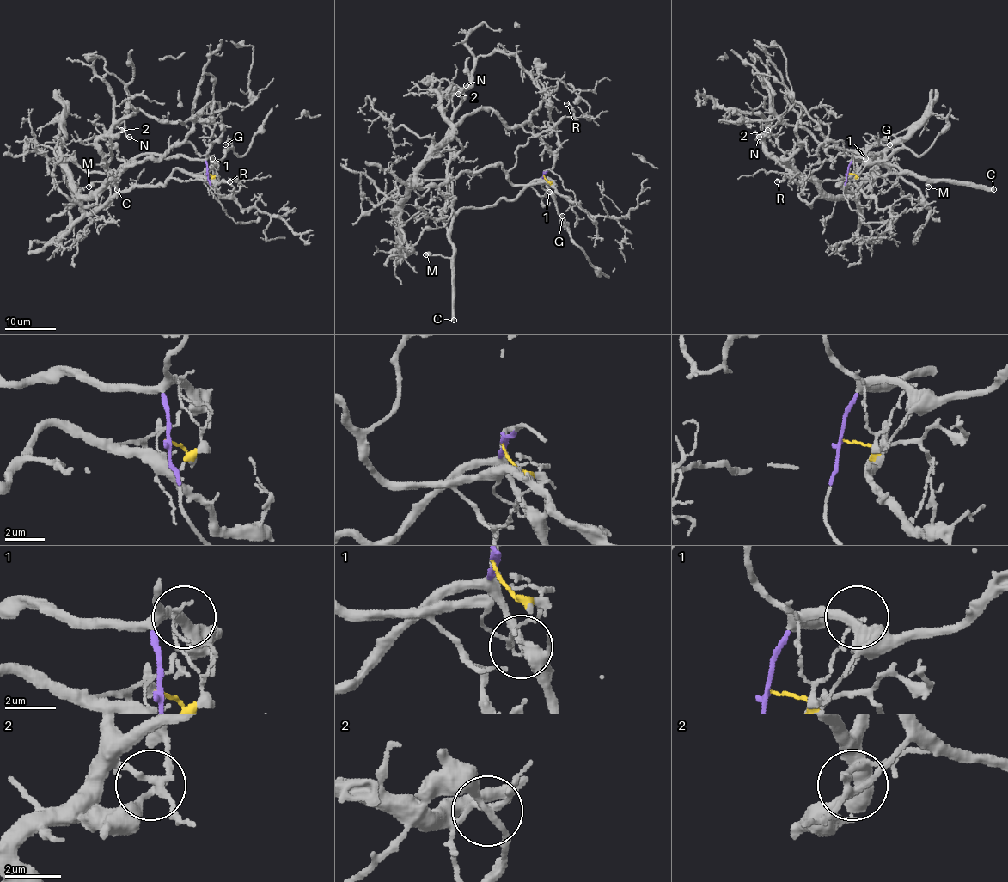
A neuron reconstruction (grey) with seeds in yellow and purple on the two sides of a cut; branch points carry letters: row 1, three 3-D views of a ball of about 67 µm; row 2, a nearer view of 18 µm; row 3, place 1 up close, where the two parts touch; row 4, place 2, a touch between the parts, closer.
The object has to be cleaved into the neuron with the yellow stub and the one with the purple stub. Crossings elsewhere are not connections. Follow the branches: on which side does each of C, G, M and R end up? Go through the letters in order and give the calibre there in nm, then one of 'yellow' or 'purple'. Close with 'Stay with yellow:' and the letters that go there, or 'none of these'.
C: 500 nm | purple
G: 120 nm | purple
M: 650 nm | purple
R: 180 nm | yellow
Stay with yellow: R

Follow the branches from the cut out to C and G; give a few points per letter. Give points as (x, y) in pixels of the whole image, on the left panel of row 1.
C: (206, 173), (204, 160), (136, 155), (113, 174), (117, 189)
G: (206, 173), (208, 158), (218, 161), (232, 146), (230, 143), (225, 144)

